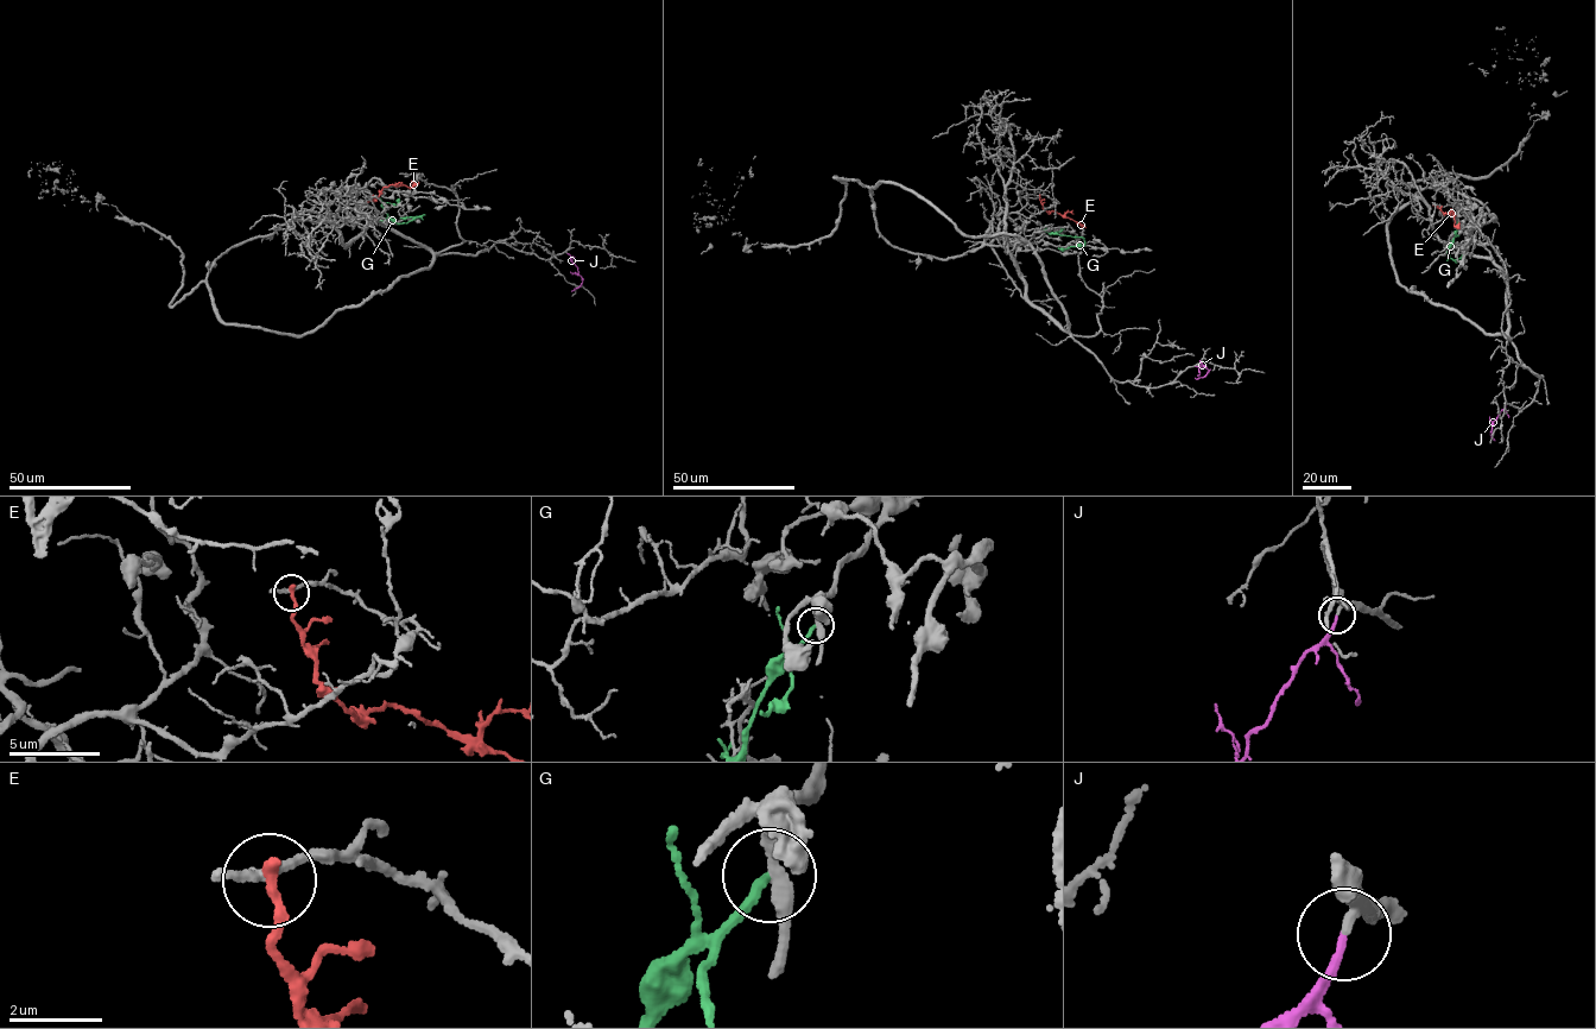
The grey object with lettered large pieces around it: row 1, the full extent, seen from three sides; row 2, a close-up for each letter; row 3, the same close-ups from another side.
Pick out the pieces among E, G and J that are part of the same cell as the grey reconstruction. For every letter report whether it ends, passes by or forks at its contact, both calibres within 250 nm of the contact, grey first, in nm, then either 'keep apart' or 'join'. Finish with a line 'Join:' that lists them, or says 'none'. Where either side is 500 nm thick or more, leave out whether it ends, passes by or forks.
E: it ends there; 200 nm thick on the grey side, 280 nm on the other; keep apart
G: it ends there; 300 nm thick on the grey side, 200 nm on the other; keep apart
J: it ends there; 240 nm thick on the grey side, 160 nm on the other; join
Join: J

